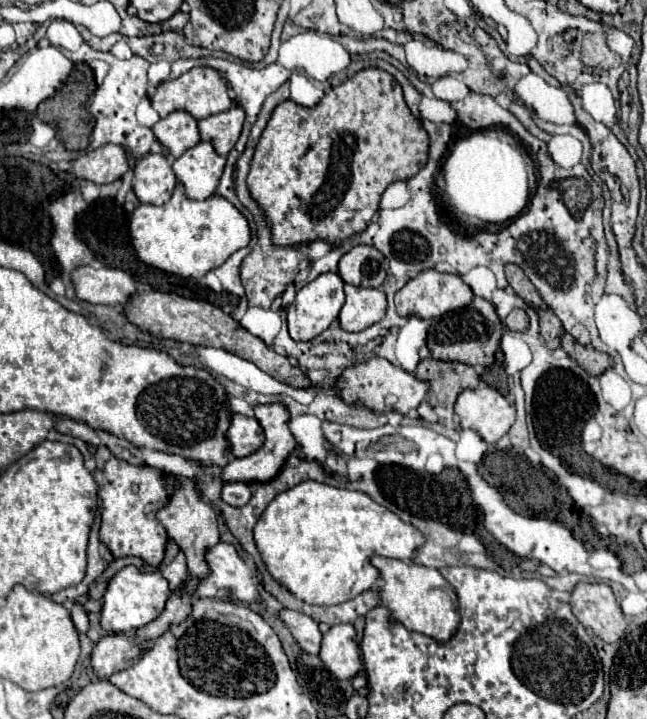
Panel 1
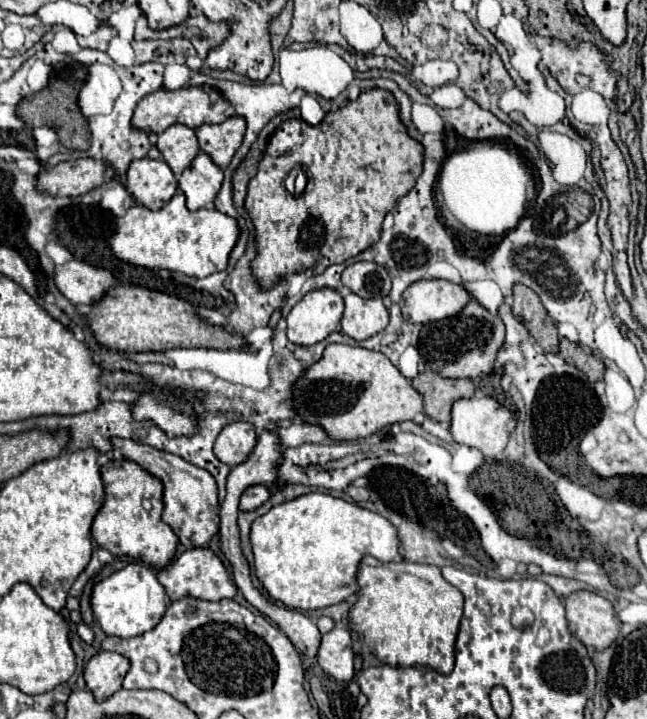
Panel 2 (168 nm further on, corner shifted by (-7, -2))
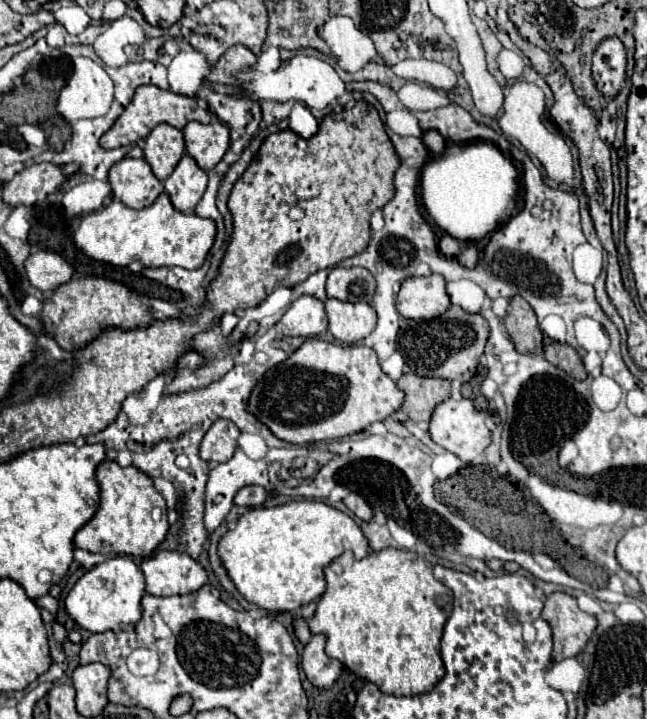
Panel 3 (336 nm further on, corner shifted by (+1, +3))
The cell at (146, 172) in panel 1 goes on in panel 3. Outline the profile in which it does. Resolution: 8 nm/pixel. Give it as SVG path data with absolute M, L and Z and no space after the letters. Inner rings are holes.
M124 157L110 167L108 183L112 187L112 195L132 209L152 205L164 191L162 181L154 177L150 165L144 159L132 157Z

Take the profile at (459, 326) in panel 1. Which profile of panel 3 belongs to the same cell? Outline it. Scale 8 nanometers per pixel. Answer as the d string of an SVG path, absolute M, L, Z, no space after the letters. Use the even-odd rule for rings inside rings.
M452 305L444 315L430 321L402 321L398 333L398 349L404 355L406 365L420 377L442 377L442 379L458 379L466 383L474 377L478 359L488 341L490 327L482 315L466 313L462 307Z

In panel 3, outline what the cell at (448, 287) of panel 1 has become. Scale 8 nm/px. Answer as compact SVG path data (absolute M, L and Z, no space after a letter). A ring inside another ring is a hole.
M442 275L408 277L400 285L396 309L406 319L434 319L448 311L450 297L444 287Z

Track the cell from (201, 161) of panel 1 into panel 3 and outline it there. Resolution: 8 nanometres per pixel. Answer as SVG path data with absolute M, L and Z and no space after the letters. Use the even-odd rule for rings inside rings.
M184 155L164 181L164 189L176 211L194 211L206 191L206 171L202 171L190 155Z

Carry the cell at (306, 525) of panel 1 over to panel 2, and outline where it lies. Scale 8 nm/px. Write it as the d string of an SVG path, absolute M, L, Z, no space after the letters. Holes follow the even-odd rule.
M308 492L270 508L252 522L256 576L268 594L294 610L318 610L358 592L358 564L364 556L392 562L400 554L398 530L390 520L326 492Z

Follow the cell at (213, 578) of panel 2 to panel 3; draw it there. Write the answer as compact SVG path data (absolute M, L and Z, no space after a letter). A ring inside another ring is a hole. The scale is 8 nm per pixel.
M156 551L140 565L150 595L186 595L198 591L206 581L204 567L182 551Z

